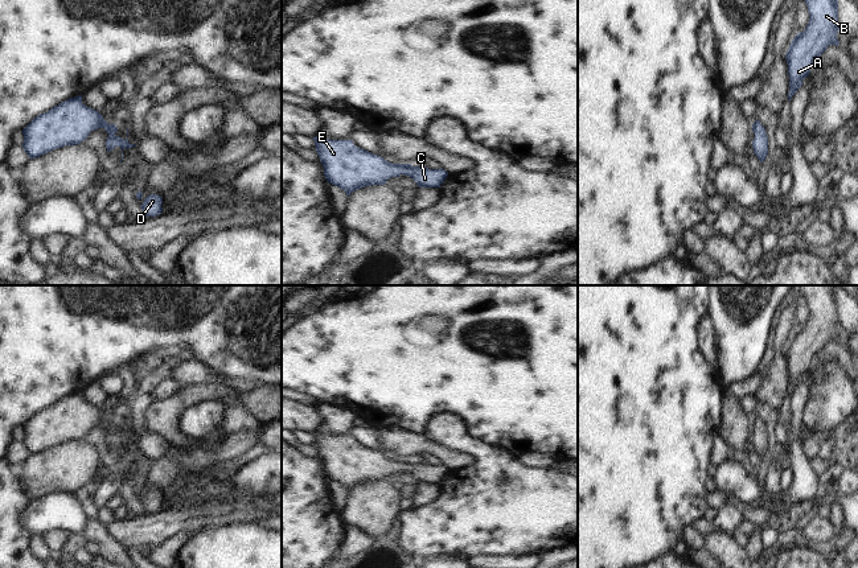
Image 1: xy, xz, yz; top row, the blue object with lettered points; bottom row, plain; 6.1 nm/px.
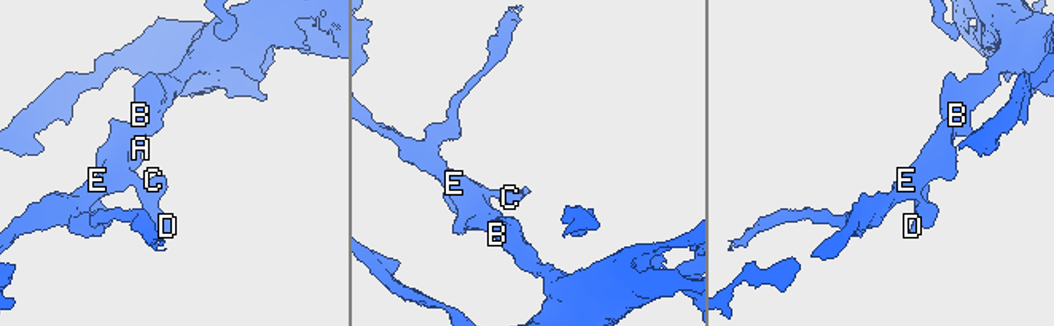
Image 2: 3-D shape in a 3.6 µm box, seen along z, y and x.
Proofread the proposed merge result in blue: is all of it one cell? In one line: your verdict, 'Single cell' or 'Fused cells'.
Single cell.

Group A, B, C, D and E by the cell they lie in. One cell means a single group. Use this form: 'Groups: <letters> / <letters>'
Groups: A B C D E.

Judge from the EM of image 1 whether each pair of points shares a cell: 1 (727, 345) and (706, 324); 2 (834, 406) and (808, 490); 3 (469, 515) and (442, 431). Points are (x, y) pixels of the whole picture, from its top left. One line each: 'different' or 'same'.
1: different
2: different
3: same

